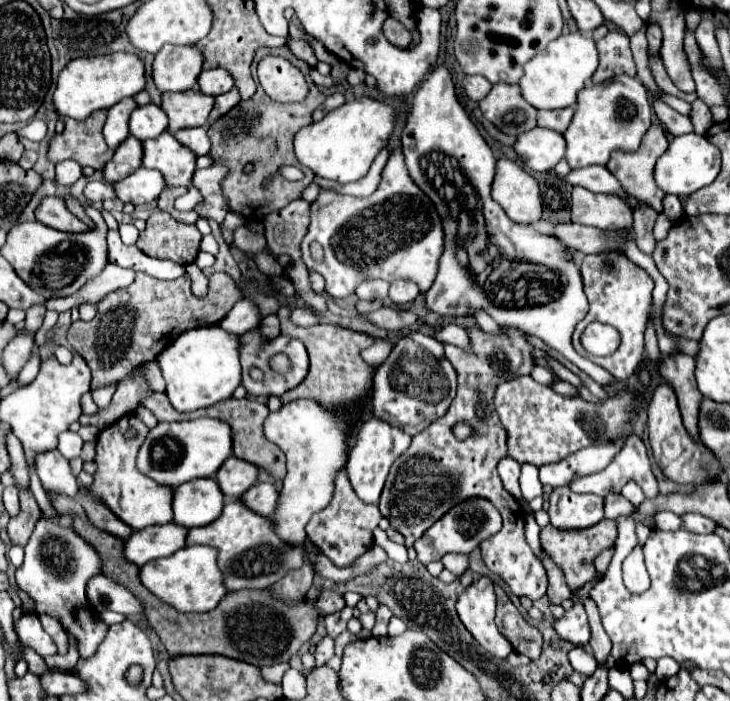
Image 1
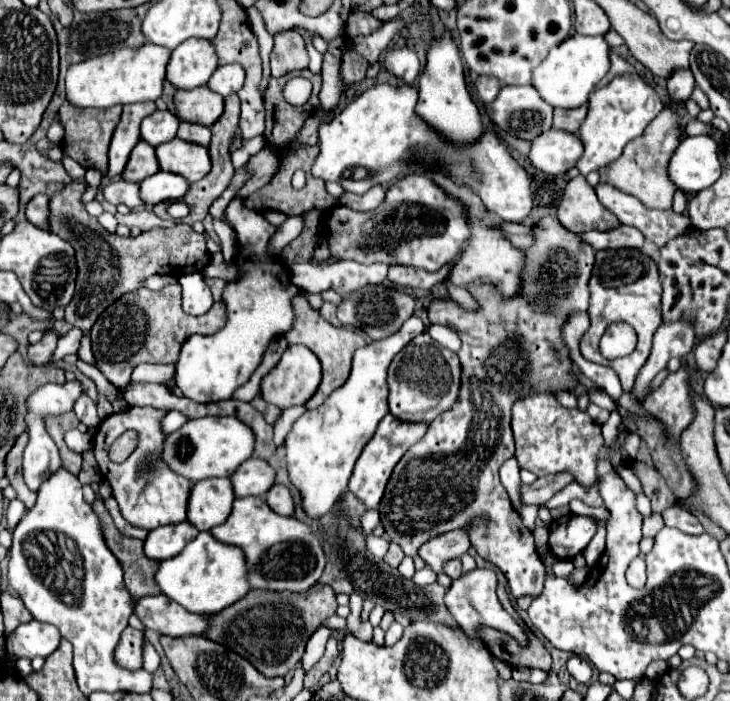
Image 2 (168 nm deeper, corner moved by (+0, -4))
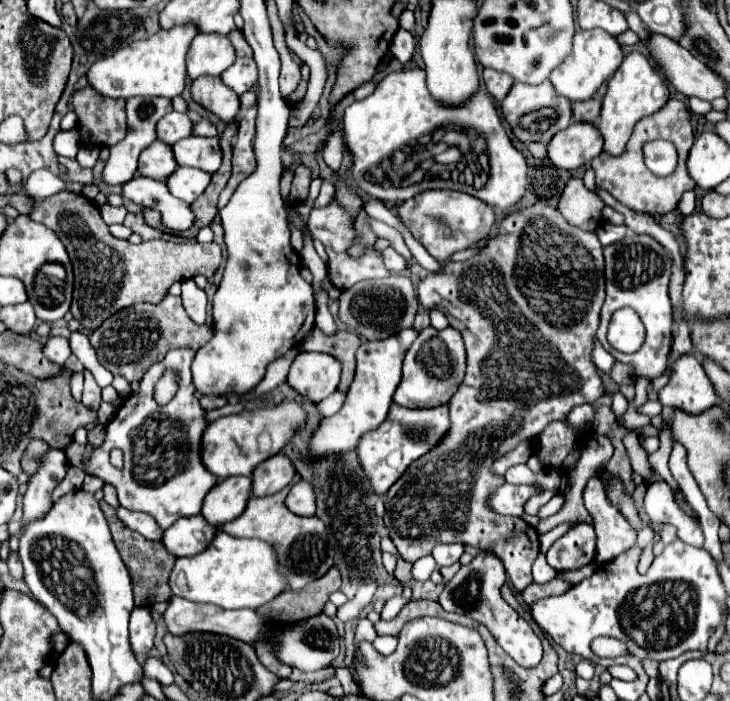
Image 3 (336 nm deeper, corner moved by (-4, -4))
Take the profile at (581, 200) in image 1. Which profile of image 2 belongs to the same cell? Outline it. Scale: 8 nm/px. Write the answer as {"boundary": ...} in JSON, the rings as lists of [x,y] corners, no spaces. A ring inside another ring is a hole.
{"boundary":[[[576,176],[566,184],[558,206],[558,220],[570,232],[588,232],[594,228],[604,232],[620,224],[616,216],[600,204],[594,188],[584,176]]]}

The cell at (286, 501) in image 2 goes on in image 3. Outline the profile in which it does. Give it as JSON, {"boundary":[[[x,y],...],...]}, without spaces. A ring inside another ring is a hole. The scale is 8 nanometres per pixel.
{"boundary":[[[308,482],[294,484],[294,488],[288,492],[284,502],[286,502],[288,510],[292,510],[298,516],[314,516],[314,512],[316,512],[314,490]]]}

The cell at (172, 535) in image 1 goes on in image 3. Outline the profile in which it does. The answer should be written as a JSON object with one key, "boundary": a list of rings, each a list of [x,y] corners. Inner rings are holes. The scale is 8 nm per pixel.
{"boundary":[[[202,516],[180,518],[164,530],[162,542],[172,556],[194,556],[208,546],[214,532],[216,528],[208,526]]]}

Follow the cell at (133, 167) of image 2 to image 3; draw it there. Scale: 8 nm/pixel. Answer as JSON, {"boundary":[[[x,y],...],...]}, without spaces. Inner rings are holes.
{"boundary":[[[160,140],[142,150],[138,160],[138,174],[154,180],[166,180],[178,168],[172,148]]]}

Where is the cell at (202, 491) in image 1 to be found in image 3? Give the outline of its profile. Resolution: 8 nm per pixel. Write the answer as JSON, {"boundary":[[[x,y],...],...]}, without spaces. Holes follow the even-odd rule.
{"boundary":[[[232,476],[226,480],[220,480],[204,498],[202,504],[202,516],[208,520],[210,526],[224,526],[226,522],[232,522],[238,518],[246,502],[250,498],[252,480],[246,476]]]}

